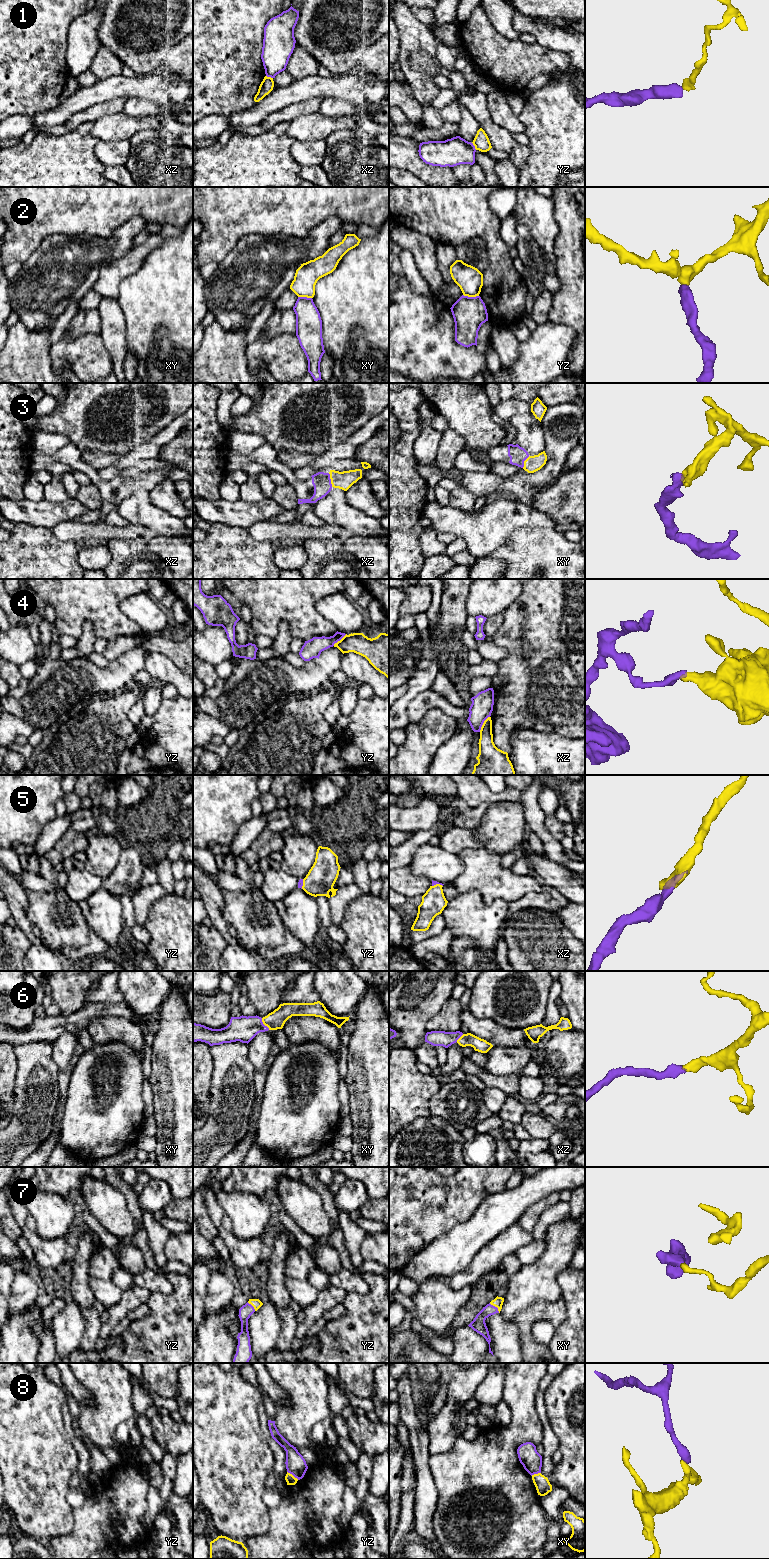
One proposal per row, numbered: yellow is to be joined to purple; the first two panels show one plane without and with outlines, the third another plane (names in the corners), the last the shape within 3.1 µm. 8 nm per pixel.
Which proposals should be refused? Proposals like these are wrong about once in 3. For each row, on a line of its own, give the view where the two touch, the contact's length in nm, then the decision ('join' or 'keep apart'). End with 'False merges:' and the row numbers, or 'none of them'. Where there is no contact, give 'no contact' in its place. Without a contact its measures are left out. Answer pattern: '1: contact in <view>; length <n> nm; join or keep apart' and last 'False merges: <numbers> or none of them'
1: contact in yz; length 70 nm; keep apart
2: contact in yz; length 130 nm; keep apart
3: contact in xz; length 120 nm; join
4: contact in xz; length 150 nm; keep apart
5: contact in xz; length 90 nm; join
6: contact in xy; length 120 nm; join
7: contact in xy; length 120 nm; join
8: contact in yz; length 120 nm; keep apart
False merges: 1, 2, 4, 8

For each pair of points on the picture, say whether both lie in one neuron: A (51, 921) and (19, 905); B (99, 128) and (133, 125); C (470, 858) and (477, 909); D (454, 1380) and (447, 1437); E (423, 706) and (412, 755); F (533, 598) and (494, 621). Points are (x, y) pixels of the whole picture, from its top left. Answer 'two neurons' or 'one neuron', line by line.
A: two neurons
B: one neuron
C: two neurons
D: one neuron
E: two neurons
F: two neurons

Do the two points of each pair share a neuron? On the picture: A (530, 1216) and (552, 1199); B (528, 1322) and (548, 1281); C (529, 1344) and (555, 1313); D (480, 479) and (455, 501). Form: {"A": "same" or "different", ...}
{"A": "same", "B": "different", "C": "same", "D": "different"}

